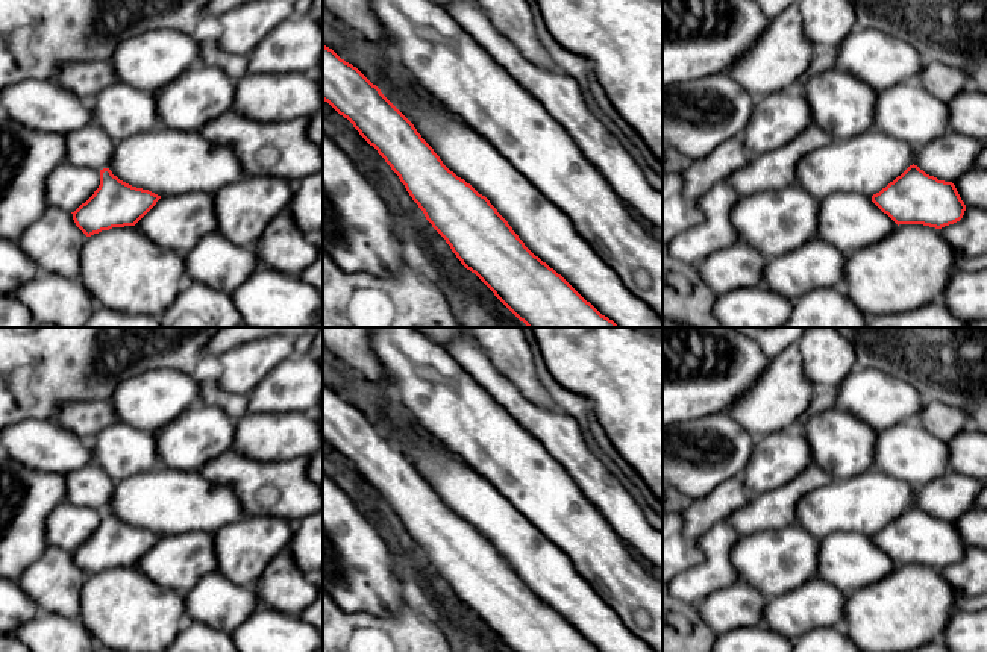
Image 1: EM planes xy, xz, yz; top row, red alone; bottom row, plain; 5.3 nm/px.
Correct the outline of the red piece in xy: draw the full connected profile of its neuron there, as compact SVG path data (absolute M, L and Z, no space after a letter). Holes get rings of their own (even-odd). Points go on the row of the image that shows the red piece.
M109 168L100 170L100 185L73 214L76 226L91 237L112 227L135 226L161 196L132 187Z

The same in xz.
M323 44L323 100L347 118L399 176L461 264L528 328L619 328L535 256L490 200L450 171L414 124L356 67Z

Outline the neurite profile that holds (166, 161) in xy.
M156 126L117 143L108 168L120 180L158 196L215 194L247 176L237 155L199 132Z

